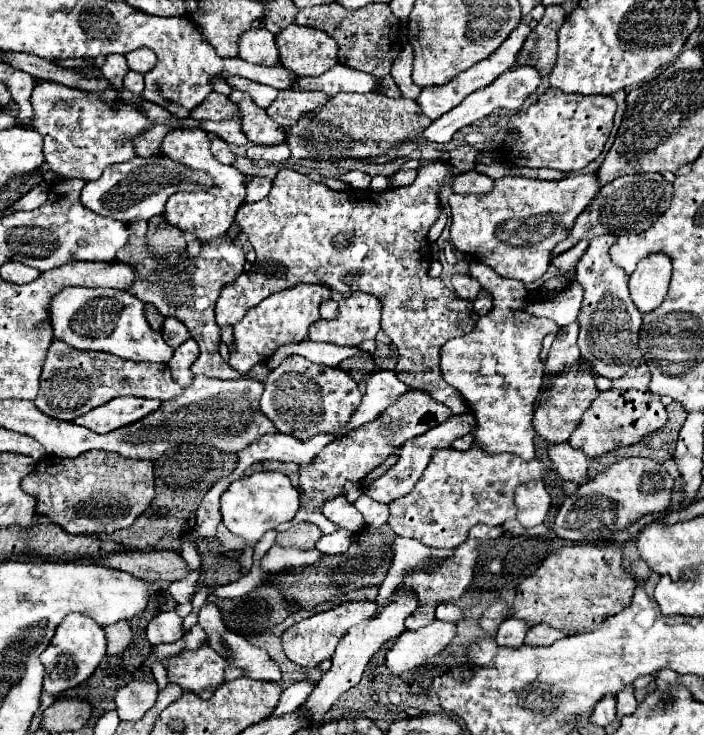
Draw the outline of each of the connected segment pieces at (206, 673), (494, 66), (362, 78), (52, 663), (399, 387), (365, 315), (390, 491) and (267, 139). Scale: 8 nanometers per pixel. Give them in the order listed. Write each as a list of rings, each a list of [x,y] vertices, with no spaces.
[[[204,644],[196,650],[182,650],[164,662],[168,670],[168,680],[176,682],[184,690],[202,692],[208,688],[218,688],[224,682],[224,672],[228,662]]]
[[[520,22],[514,30],[512,30],[512,36],[492,54],[492,56],[488,56],[484,62],[478,62],[478,64],[474,64],[472,68],[468,68],[466,72],[462,72],[460,76],[456,76],[454,80],[450,80],[448,84],[442,84],[442,86],[428,86],[428,88],[422,88],[422,92],[420,92],[420,96],[418,96],[418,104],[420,104],[420,108],[422,108],[422,112],[430,118],[430,120],[436,120],[436,118],[440,118],[444,112],[448,112],[448,110],[452,110],[452,108],[456,108],[456,104],[460,104],[468,94],[472,94],[474,90],[478,90],[478,88],[484,88],[484,86],[488,86],[490,82],[494,82],[498,76],[500,76],[500,72],[504,72],[504,70],[508,70],[512,64],[516,64],[516,56],[518,56],[518,50],[522,48],[522,44],[524,44],[524,40],[526,40],[526,36],[528,36],[528,32],[530,32],[530,26],[526,26],[524,22]]]
[[[336,64],[328,72],[320,76],[304,76],[296,78],[292,82],[292,90],[304,90],[304,92],[324,92],[326,96],[334,96],[338,92],[376,92],[376,84],[380,80],[372,80],[366,72],[354,72],[354,68],[348,68],[344,64]]]
[[[68,614],[66,620],[56,628],[56,634],[48,648],[40,654],[40,660],[46,668],[44,674],[44,690],[52,696],[70,690],[92,676],[92,672],[98,668],[100,660],[106,654],[106,632],[96,620],[84,614]]]
[[[380,370],[380,372],[372,374],[368,380],[368,386],[366,386],[362,404],[354,412],[352,420],[348,422],[352,426],[346,426],[346,428],[350,430],[350,428],[358,428],[362,424],[372,422],[376,416],[380,416],[380,412],[384,412],[388,406],[392,406],[408,390],[410,390],[410,386],[400,382],[398,374],[394,370]]]
[[[354,292],[348,298],[338,302],[338,318],[324,320],[320,318],[308,330],[308,338],[314,342],[332,342],[338,346],[358,346],[364,340],[374,340],[380,330],[380,302],[376,296],[366,292]]]
[[[466,412],[466,414],[460,414],[460,416],[452,416],[452,418],[448,418],[448,422],[438,424],[436,428],[432,428],[432,430],[428,430],[428,432],[412,438],[412,440],[408,440],[398,450],[398,462],[386,474],[382,474],[372,484],[368,484],[364,488],[364,494],[370,496],[370,498],[374,498],[374,500],[378,500],[378,502],[392,502],[392,500],[408,494],[414,488],[414,484],[420,480],[420,476],[422,476],[422,472],[424,472],[424,468],[426,468],[426,464],[430,460],[432,450],[434,448],[450,448],[456,438],[460,438],[460,436],[464,436],[464,434],[470,432],[472,424],[476,424],[476,418],[474,418],[474,414]]]
[[[232,92],[230,98],[234,104],[238,104],[244,120],[242,120],[242,132],[248,136],[252,144],[260,146],[272,146],[272,144],[282,144],[284,142],[284,128],[276,124],[264,108],[256,106],[252,98],[246,92]]]

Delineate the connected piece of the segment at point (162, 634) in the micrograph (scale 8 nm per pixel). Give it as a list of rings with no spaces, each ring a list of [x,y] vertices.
[[[172,610],[172,612],[160,612],[146,628],[148,642],[152,646],[158,644],[170,644],[180,640],[184,634],[182,630],[182,618]]]

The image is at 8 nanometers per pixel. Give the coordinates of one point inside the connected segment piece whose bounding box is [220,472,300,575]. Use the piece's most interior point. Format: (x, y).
(252, 505)

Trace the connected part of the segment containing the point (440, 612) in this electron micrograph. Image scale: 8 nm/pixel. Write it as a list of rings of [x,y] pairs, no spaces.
[[[440,604],[436,608],[436,618],[444,620],[448,624],[460,626],[464,622],[464,610],[460,606],[456,606],[456,604]]]

